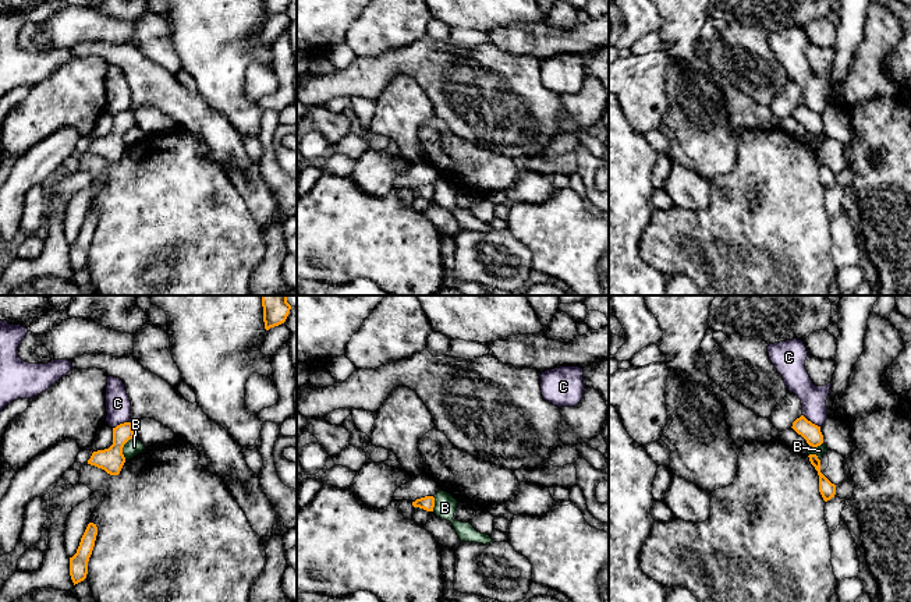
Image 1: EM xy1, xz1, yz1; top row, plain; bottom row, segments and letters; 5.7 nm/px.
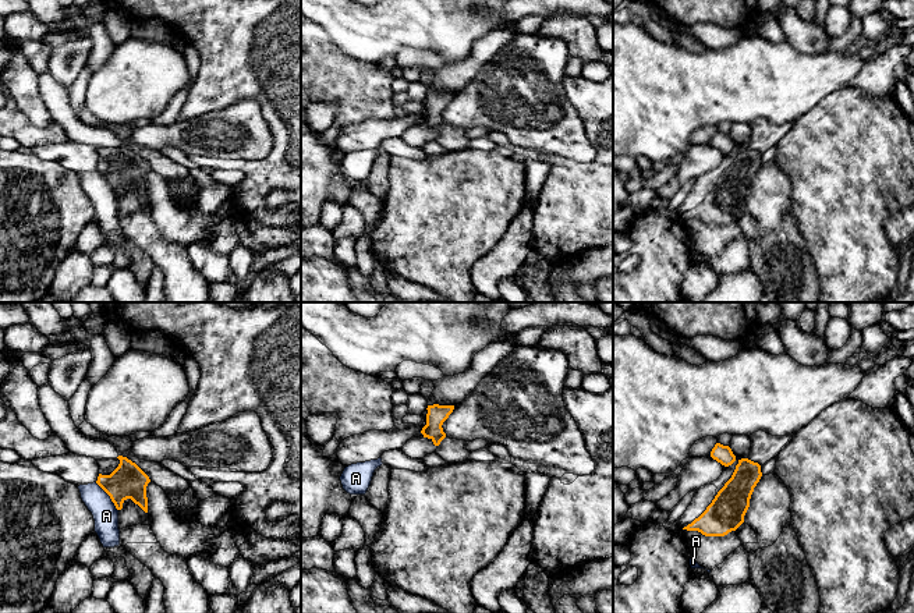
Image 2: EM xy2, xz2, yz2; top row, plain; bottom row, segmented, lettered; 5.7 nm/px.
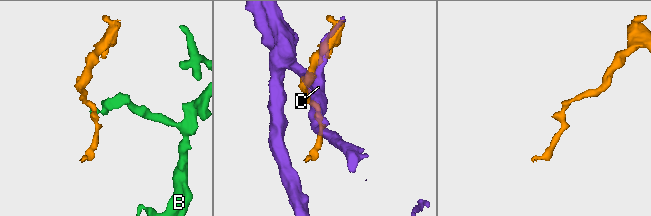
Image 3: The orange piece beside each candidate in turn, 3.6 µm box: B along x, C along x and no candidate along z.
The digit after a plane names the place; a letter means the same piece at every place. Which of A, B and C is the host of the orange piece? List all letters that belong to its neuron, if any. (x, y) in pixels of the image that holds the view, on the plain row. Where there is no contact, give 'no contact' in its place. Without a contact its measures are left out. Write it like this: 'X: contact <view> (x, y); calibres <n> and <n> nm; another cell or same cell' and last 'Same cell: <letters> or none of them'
A: contact xy2 (109, 183); calibres 200 and 140 nm; another cell
B: contact xy1 (123, 134); calibres 140 and 90 nm; another cell
C: contact xy1 (121, 112); calibres 140 and 140 nm; another cell
Same cell: none of them

